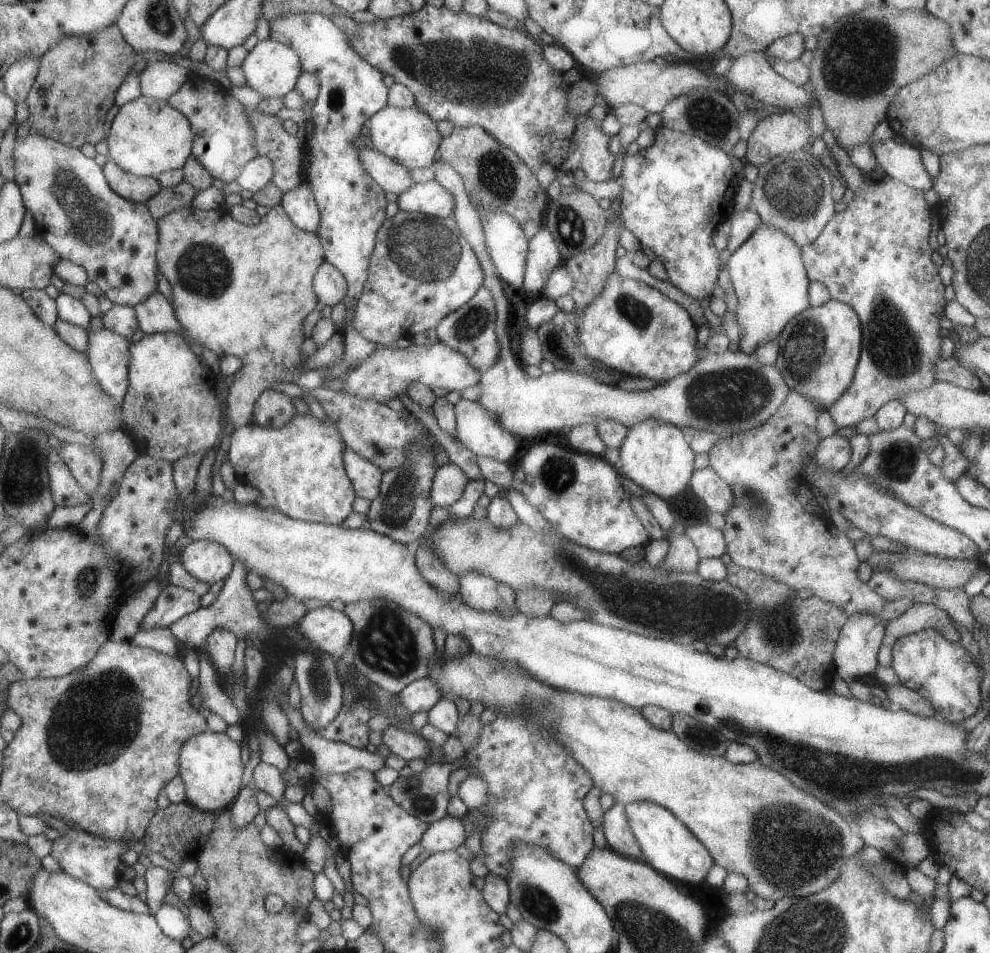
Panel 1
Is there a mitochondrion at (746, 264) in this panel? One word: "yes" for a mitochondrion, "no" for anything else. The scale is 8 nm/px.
no

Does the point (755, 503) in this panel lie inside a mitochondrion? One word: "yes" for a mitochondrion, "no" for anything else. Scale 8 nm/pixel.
yes

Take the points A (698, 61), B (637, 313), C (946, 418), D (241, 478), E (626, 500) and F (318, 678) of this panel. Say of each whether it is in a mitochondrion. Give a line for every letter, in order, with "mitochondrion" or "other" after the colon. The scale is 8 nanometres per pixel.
A: other
B: mitochondrion
C: other
D: other
E: other
F: mitochondrion

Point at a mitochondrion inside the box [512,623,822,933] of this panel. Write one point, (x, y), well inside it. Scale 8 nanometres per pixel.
(538, 903)

